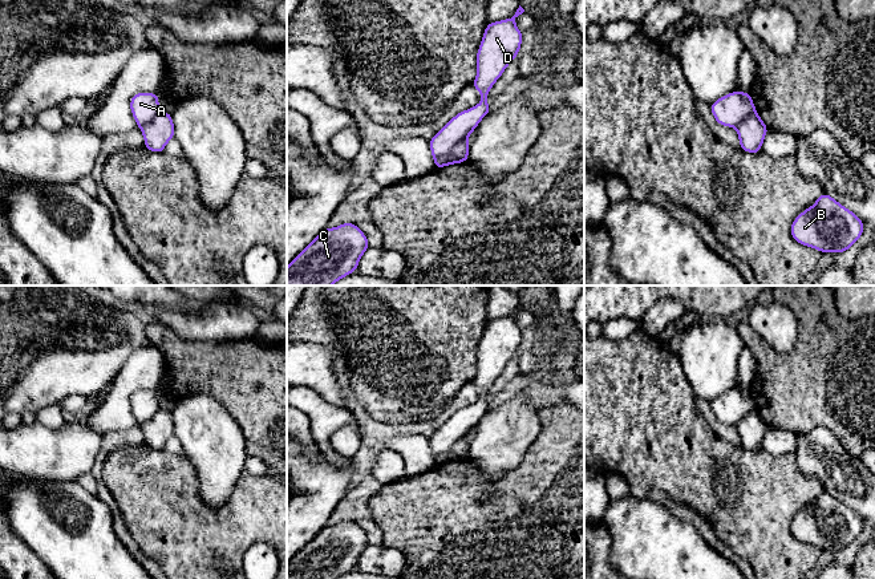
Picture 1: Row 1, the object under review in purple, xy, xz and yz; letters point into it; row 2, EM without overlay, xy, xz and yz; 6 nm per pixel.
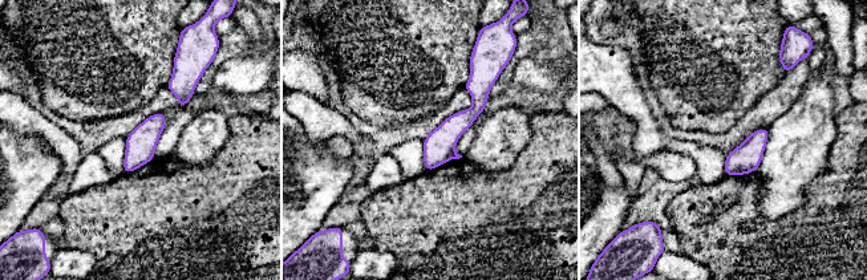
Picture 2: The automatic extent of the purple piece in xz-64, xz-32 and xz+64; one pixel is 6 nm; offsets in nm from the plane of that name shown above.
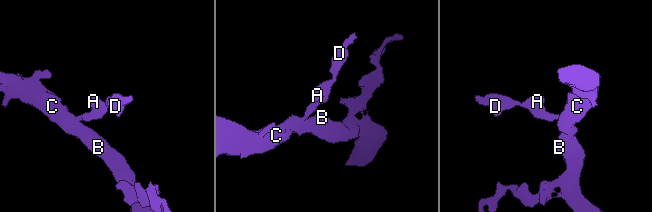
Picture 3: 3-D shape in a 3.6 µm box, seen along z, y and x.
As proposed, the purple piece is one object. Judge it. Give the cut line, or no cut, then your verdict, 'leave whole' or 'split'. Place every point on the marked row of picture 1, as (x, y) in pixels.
xz (470, 130), (448, 154), (434, 162) | split

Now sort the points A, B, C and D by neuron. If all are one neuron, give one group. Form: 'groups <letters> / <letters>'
groups A D / B C

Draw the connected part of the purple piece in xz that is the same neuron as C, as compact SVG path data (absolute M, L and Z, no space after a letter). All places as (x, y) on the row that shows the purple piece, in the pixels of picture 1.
M355 223L327 227L287 267L287 286L332 286L357 271L368 247Z

